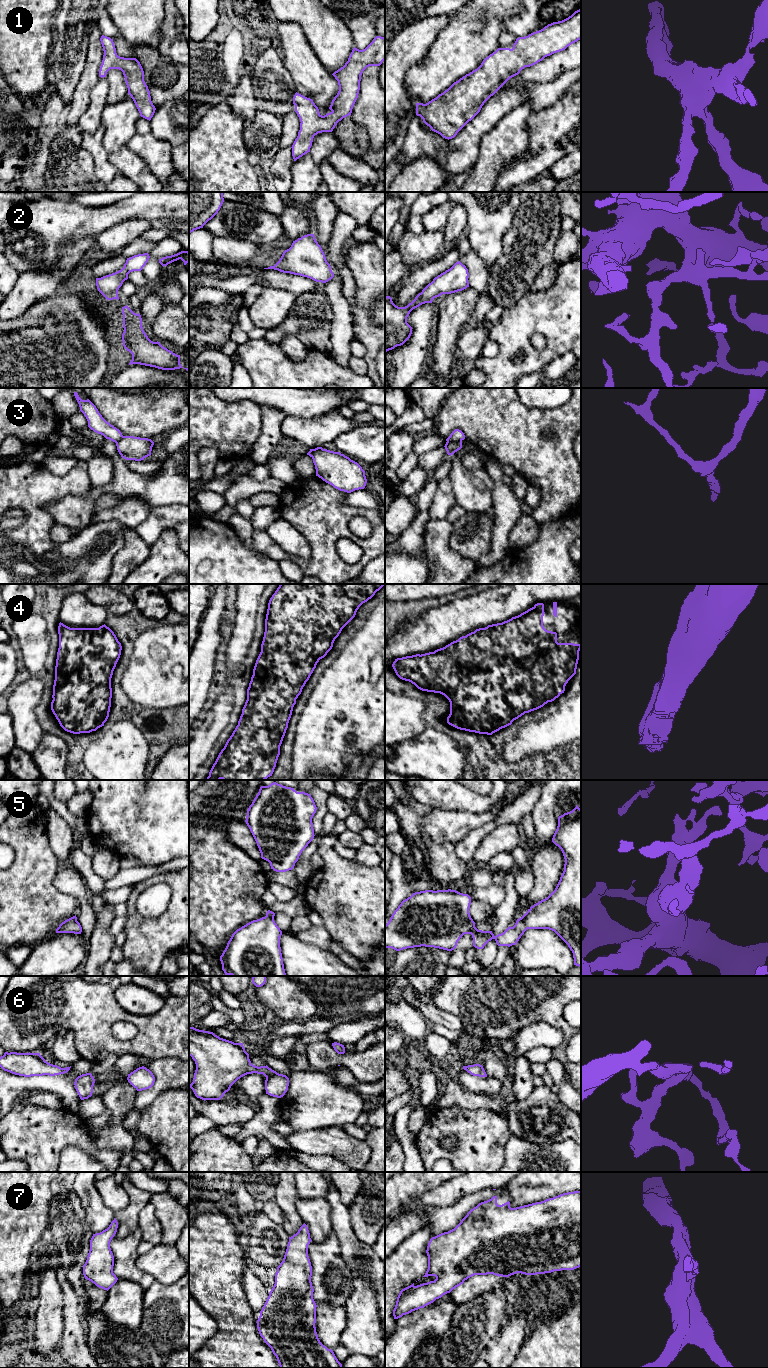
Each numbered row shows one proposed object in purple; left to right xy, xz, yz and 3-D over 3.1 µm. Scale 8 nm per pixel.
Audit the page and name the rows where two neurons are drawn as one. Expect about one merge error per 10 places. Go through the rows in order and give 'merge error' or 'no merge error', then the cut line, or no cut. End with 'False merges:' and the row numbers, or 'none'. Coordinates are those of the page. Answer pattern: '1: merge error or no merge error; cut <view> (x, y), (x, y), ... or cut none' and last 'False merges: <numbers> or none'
1: no merge error; cut none
2: no merge error; cut none
3: merge error; cut yz (461, 440), (449, 440), (447, 442)
4: no merge error; cut none
5: no merge error; cut none
6: no merge error; cut none
7: no merge error; cut none
False merges: 3

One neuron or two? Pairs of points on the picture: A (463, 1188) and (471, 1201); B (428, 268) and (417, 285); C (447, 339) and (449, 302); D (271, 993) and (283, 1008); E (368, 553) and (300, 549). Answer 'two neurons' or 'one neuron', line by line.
A: two neurons
B: one neuron
C: one neuron
D: one neuron
E: two neurons

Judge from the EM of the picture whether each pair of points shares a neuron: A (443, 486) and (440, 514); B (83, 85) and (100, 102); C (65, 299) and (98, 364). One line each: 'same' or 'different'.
A: same
B: different
C: same

